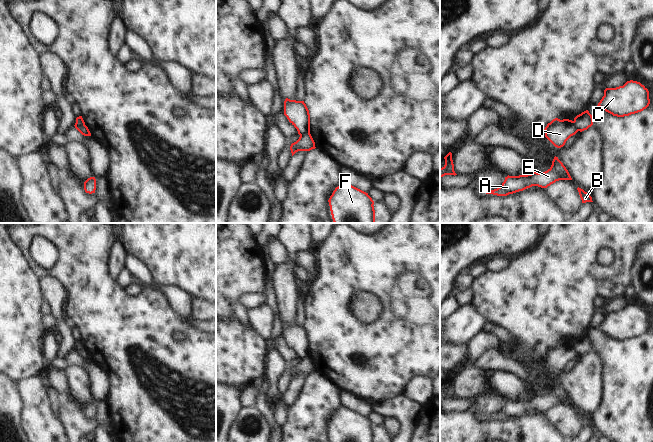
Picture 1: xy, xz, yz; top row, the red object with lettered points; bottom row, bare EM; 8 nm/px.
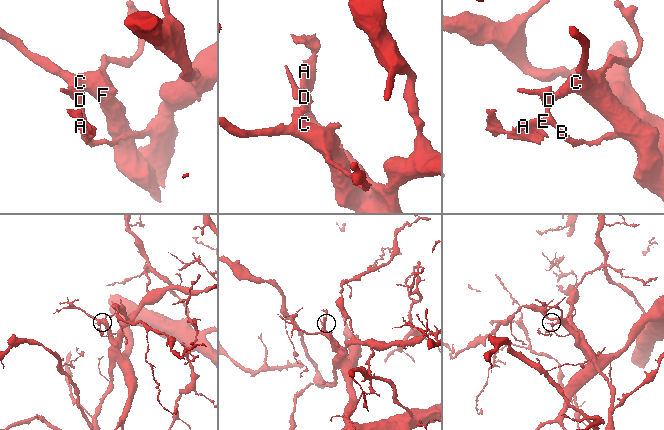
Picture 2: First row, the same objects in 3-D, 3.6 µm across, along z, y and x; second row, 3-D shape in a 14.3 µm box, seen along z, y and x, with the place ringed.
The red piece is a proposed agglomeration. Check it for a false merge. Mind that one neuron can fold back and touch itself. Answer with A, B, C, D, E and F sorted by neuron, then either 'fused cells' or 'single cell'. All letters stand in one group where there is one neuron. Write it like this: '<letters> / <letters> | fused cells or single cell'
A B D E / C F | fused cells

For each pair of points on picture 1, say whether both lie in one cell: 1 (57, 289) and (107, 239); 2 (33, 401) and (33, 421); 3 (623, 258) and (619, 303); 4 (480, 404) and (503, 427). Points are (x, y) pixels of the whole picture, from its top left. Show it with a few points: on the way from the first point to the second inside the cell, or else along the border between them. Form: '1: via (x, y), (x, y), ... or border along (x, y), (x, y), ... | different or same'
1: border along (42, 276), (55, 276), (64, 285), (67, 306) | different
2: via (33, 406), (33, 416) | same
3: border along (623, 296), (617, 297) | different
4: border along (472, 405), (478, 410) | different

